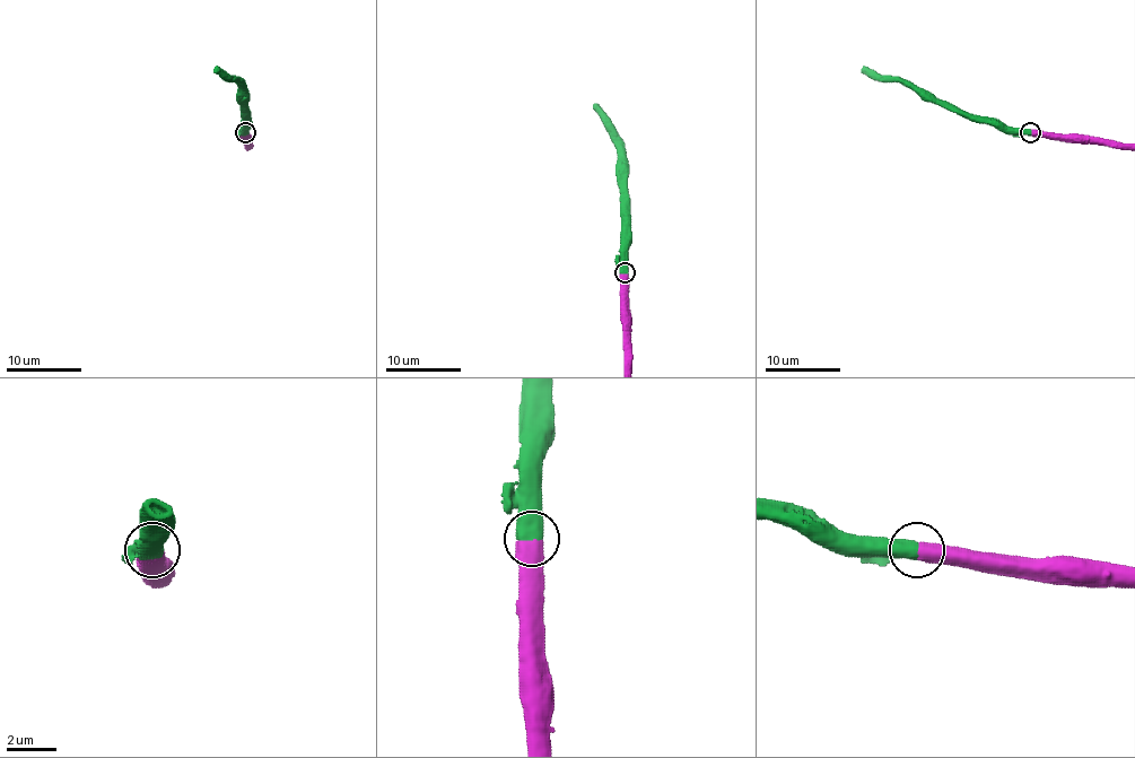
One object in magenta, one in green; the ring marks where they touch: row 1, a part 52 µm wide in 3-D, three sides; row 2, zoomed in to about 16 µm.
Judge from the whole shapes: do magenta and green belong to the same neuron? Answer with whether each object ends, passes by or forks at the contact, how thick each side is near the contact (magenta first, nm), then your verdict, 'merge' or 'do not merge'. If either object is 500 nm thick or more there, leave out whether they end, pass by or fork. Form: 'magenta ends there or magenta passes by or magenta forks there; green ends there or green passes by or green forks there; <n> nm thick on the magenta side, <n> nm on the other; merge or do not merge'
700 nm thick on the magenta side, 650 nm on the other; merge

